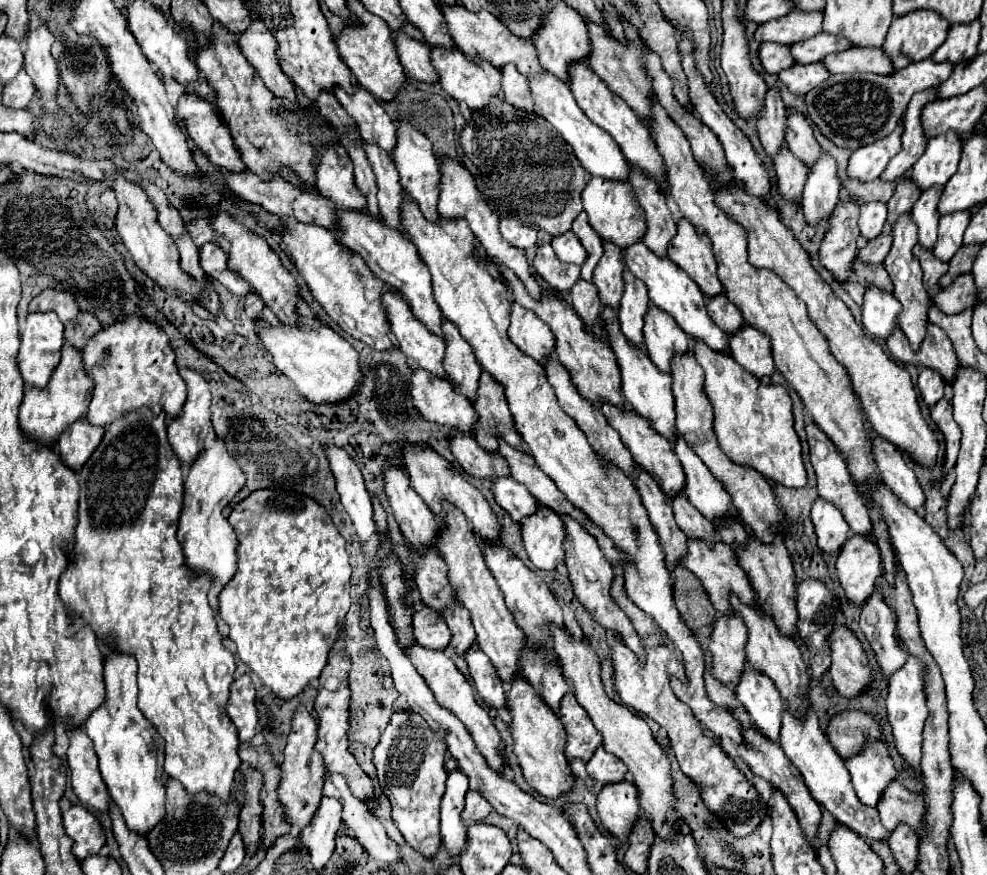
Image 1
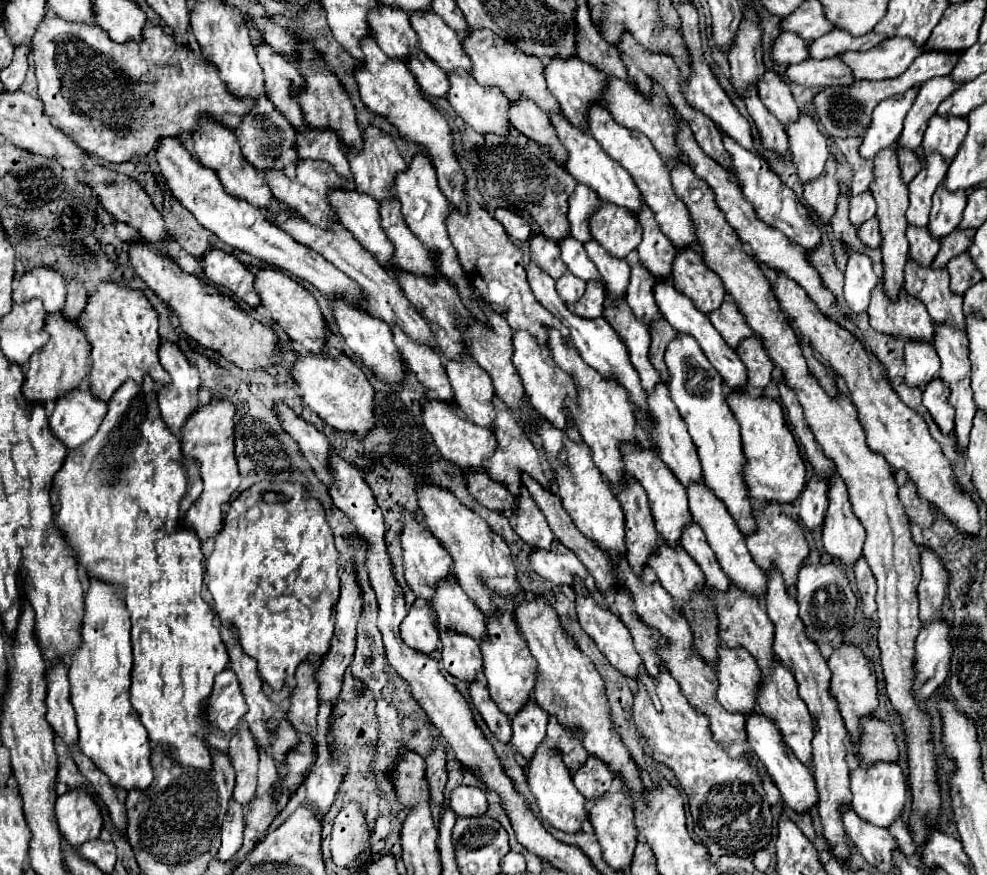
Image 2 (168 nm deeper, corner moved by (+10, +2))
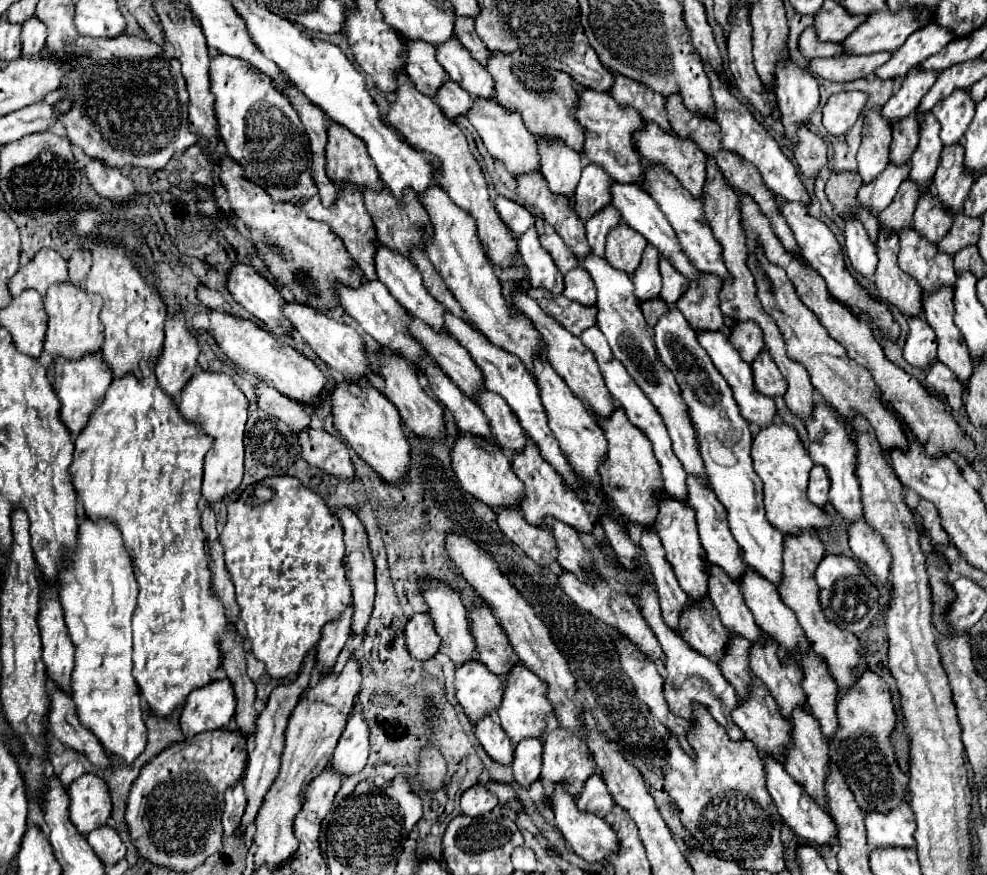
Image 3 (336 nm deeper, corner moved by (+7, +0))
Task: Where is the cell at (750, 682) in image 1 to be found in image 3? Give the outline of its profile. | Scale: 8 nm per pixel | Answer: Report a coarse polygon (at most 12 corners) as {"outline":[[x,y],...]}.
{"outline":[[768,756],[768,792],[792,834],[832,846],[828,812]]}

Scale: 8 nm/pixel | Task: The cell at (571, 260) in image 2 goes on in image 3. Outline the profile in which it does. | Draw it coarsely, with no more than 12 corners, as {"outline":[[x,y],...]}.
{"outline":[[604,258],[582,266],[596,324],[668,428],[674,454],[710,486],[696,428],[656,352],[630,276]]}

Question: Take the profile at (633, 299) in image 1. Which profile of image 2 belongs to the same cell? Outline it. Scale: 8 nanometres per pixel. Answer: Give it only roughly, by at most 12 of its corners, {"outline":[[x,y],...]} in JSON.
{"outline":[[595,240],[589,258],[605,282],[609,298],[625,298],[631,268],[607,254]]}

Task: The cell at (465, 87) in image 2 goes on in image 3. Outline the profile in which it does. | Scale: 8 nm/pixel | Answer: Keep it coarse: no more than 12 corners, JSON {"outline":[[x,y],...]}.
{"outline":[[474,98],[466,118],[512,176],[540,170],[518,112]]}

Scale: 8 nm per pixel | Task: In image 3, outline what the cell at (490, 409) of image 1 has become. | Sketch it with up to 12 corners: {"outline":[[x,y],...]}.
{"outline":[[530,438],[512,468],[526,486],[520,508],[532,526],[546,518],[594,530],[582,498]]}

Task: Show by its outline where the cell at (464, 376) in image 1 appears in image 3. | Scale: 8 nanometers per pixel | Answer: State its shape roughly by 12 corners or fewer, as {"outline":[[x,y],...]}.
{"outline":[[480,392],[476,404],[490,420],[496,444],[522,452],[526,434],[498,394]]}

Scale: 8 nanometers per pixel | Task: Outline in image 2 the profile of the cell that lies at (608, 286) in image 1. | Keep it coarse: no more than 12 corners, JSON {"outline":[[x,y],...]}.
{"outline":[[587,282],[587,292],[571,310],[583,318],[603,314],[605,286]]}

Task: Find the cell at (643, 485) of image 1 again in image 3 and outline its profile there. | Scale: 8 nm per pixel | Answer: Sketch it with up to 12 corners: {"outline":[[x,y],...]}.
{"outline":[[712,600],[690,606],[680,636],[702,656],[720,662],[728,628]]}

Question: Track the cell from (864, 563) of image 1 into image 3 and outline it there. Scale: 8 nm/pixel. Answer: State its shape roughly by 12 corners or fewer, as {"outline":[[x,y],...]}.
{"outline":[[816,402],[808,452],[832,480],[830,504],[862,516],[856,444],[830,404]]}

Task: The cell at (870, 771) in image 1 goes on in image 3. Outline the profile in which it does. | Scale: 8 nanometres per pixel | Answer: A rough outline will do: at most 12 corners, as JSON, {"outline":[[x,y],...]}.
{"outline":[[908,802],[866,814],[870,848],[916,848]]}

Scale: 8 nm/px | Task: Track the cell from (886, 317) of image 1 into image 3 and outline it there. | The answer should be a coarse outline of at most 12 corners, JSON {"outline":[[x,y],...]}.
{"outline":[[844,220],[844,248],[862,276],[876,272],[876,246],[862,222]]}

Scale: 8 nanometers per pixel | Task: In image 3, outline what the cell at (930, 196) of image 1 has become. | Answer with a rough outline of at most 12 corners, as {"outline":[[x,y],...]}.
{"outline":[[932,112],[920,120],[910,180],[932,186],[944,144]]}

